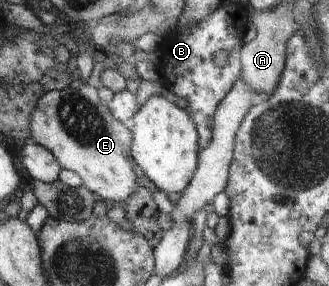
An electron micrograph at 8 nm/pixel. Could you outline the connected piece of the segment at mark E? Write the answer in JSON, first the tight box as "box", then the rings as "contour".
{"box":[30,82,138,204],"contour":[[[73,82],[61,90],[46,92],[43,98],[39,98],[32,112],[30,131],[35,143],[51,151],[62,168],[77,172],[77,176],[81,176],[82,185],[95,196],[99,196],[100,200],[124,204],[135,192],[138,177],[133,171],[133,162],[129,158],[132,156],[130,124],[121,124],[111,116],[107,105],[100,102],[96,85]]]}

